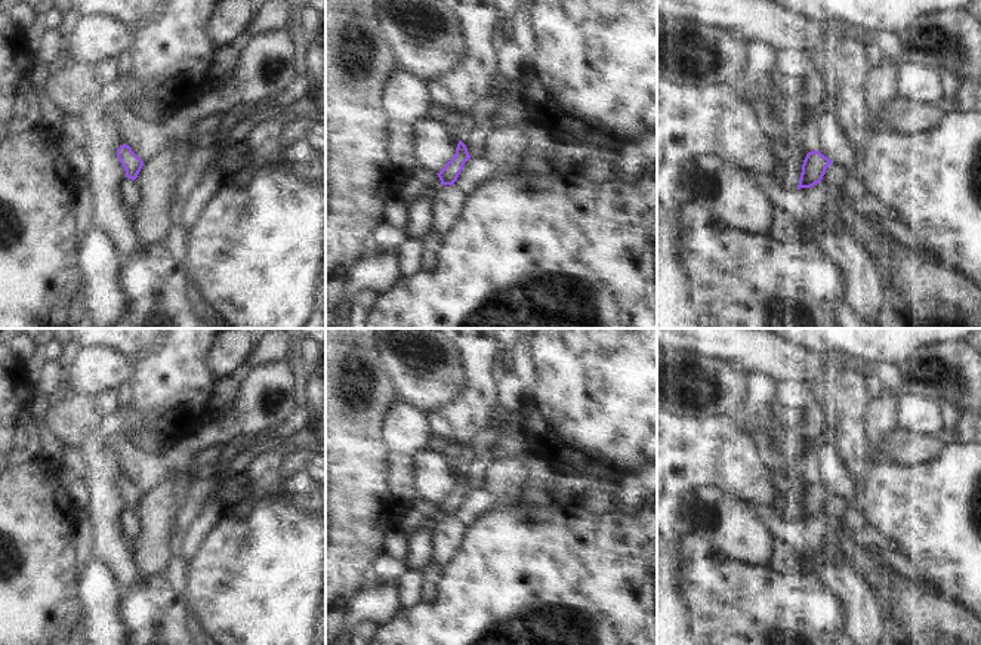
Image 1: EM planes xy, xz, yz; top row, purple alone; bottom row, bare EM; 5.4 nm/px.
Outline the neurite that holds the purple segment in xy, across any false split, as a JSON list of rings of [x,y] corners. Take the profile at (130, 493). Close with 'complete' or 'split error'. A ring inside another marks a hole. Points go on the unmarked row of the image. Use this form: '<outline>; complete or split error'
[[[126,475],[117,481],[117,488],[126,502],[126,509],[135,512],[144,497],[144,493]]]; complete

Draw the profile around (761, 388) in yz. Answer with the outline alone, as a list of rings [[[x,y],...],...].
[[[752,371],[747,374],[747,383],[749,395],[734,423],[741,432],[753,438],[762,429],[762,410],[775,399],[777,382],[769,376]]]

